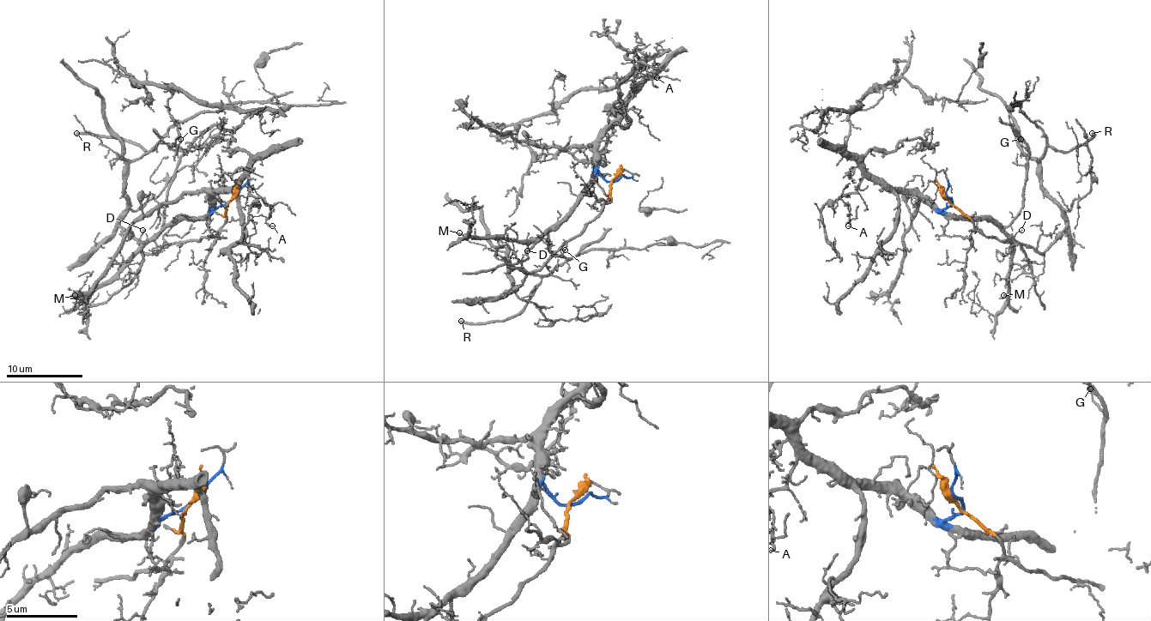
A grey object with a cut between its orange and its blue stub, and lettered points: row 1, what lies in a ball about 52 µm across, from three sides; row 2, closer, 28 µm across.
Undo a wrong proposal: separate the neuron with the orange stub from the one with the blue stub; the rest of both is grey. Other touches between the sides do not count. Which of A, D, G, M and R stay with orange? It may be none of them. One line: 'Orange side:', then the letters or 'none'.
Orange side: R

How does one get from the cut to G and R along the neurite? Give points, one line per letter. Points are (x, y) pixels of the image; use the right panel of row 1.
G: (951, 199), (946, 213), (991, 217), (1007, 226), (1020, 209), (1024, 192), (1028, 150), (1020, 138)
R: (949, 199), (986, 236), (1041, 253), (1066, 214), (1041, 184), (1039, 159), (1049, 146), (1069, 152), (1091, 133)

